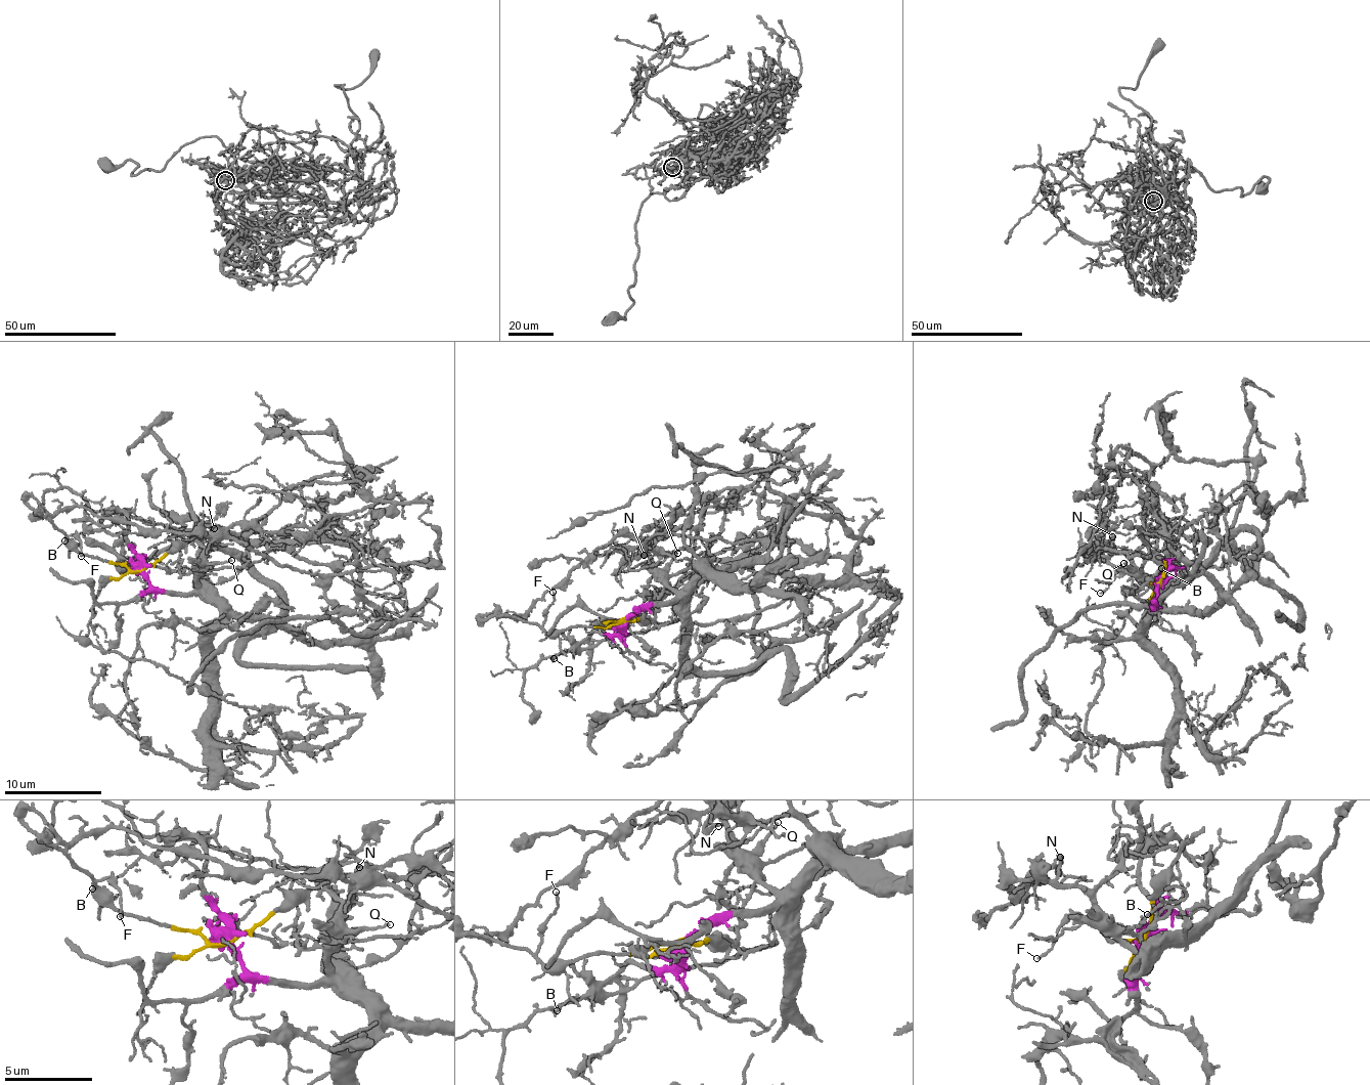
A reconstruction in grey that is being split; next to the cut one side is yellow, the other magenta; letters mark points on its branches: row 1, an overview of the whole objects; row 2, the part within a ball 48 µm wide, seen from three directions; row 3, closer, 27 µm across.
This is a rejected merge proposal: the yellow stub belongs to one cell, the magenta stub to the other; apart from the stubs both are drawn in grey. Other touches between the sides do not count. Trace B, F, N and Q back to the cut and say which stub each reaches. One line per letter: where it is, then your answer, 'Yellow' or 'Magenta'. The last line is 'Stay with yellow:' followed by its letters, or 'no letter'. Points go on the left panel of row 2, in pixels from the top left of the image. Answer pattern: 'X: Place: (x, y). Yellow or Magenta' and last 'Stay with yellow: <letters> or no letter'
B: Place: (64, 540). Yellow
F: Place: (81, 556). Yellow
N: Place: (214, 528). Magenta
Q: Place: (231, 560). Magenta
Stay with yellow: B, F

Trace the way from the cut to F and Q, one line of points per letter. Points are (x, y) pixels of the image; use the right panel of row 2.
F: (1158, 584), (1154, 581), (1138, 583), (1135, 574), (1121, 568), (1099, 594)
Q: (1158, 584), (1154, 601), (1163, 598), (1159, 590), (1147, 579), (1135, 575), (1123, 563)

